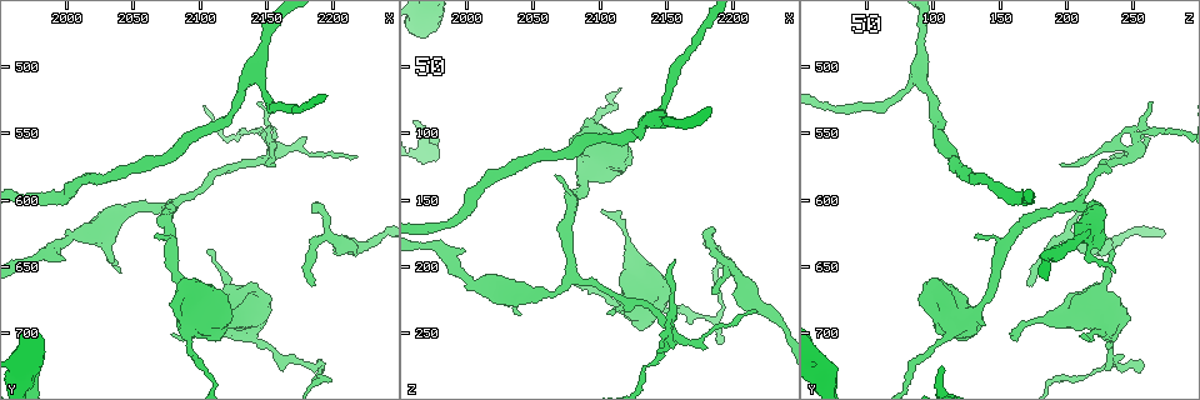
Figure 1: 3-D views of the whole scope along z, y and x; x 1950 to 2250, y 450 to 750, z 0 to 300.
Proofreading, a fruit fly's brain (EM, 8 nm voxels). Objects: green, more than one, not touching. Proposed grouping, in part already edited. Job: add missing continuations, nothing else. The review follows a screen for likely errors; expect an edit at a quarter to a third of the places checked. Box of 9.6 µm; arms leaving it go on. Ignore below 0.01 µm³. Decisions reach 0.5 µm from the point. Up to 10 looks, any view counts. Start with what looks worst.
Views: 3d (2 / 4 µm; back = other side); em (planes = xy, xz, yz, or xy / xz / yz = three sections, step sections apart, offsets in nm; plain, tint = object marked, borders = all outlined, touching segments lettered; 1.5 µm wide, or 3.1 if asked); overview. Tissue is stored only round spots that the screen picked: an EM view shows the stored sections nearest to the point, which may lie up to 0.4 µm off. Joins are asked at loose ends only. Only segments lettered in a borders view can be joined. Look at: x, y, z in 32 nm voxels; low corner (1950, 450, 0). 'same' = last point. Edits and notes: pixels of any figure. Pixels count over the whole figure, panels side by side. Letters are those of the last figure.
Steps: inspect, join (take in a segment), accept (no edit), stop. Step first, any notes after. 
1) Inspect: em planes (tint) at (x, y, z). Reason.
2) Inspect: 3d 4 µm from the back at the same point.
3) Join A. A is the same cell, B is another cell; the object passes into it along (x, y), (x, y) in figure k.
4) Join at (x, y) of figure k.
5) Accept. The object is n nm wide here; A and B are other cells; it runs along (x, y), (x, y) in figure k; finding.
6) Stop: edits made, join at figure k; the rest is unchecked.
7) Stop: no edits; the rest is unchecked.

Inspect: em planes (tint) at (2186, 664, 170). Branch stops here.

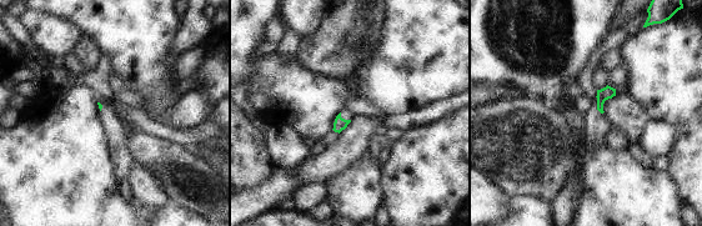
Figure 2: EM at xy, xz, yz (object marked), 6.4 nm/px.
Inspect: em planes (borders) at the same point. See the neighbours.

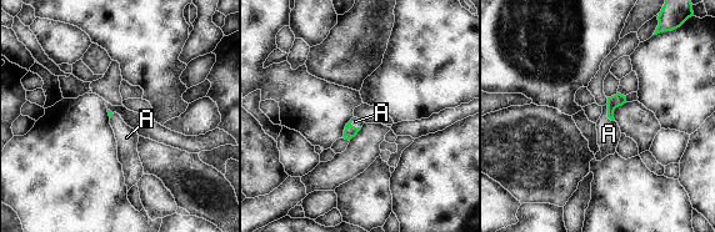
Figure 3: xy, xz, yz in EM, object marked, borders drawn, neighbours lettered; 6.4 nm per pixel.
Join A. A is the same cell; the object passes into it along (618, 100), (608, 112), (609, 134) in figure 3; the neuron continues.

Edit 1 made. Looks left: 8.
Inspect: overview.

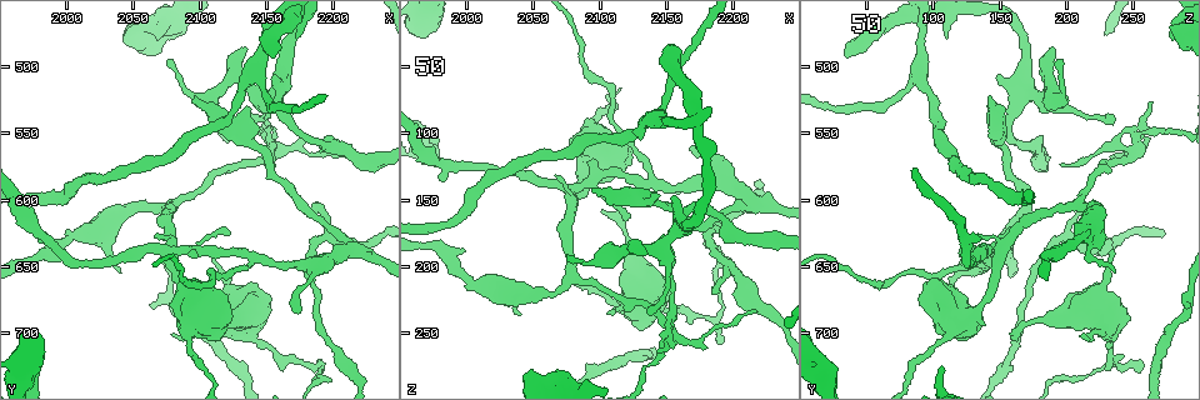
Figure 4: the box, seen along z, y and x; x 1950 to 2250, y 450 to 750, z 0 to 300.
Inspect: 3d 4 µm at (2182, 606, 220). An open end.

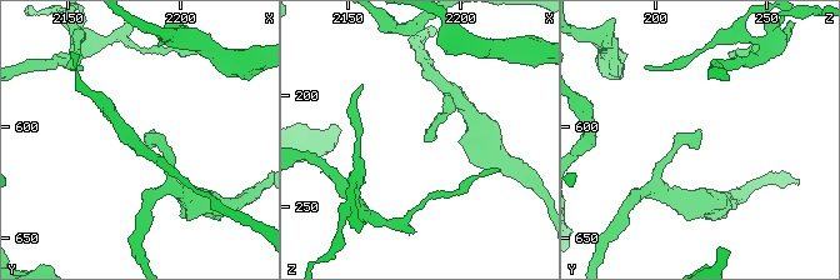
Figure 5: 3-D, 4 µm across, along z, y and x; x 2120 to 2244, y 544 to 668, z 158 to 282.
Inspect: em planes (borders) at (2184, 607, 220).

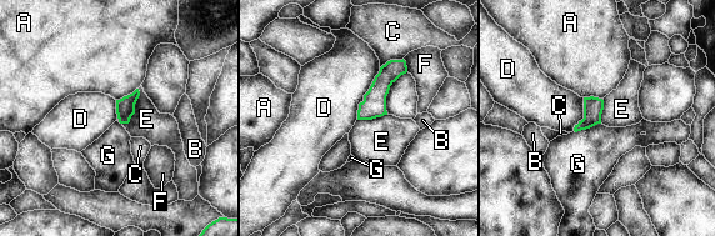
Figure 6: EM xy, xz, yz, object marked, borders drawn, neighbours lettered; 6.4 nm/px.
Accept. A, B, C, D, E, F and G are other cells; a border runs along (380, 68), (359, 104), (356, 119) in figure 6; no lettered segment goes on from it.

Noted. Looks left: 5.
Inspect: 3d 4 µm at (1974, 724, 106). Free end.

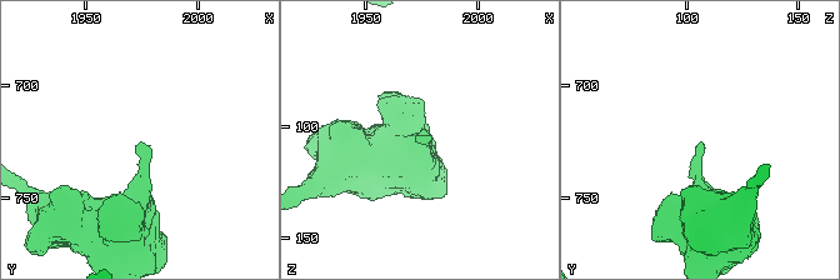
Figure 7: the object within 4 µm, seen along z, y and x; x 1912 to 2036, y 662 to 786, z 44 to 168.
Inspect: em planes (borders) at (1972, 725, 106). Need the tissue.

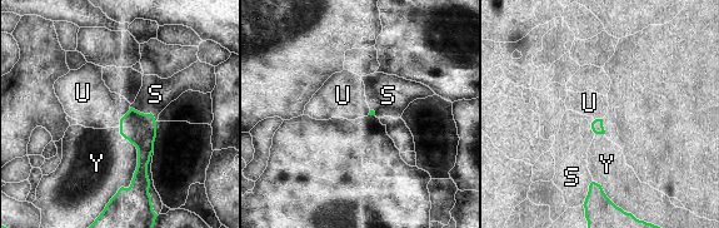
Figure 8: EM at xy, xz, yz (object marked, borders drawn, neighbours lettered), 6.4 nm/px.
Accept. The longest contact is with Y, 460 nm; S, U and Y are other cells; a border runs along (130, 108), (120, 119), (119, 127) in figure 8; none of them fits.

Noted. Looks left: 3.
Inspect: 3d 4 µm at (2104, 640, 234). Free end.

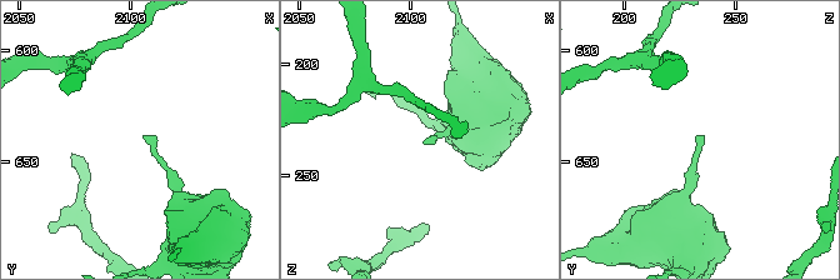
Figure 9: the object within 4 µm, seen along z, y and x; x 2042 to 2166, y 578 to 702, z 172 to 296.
Inspect: em planes (tint) at (2105, 639, 235). Now the EM.

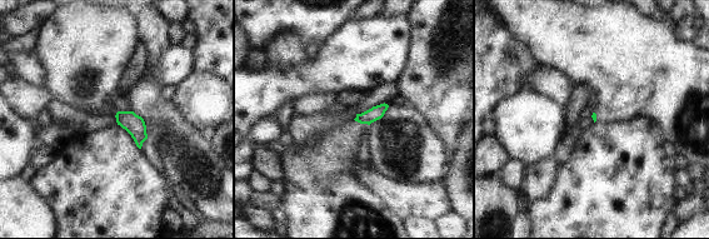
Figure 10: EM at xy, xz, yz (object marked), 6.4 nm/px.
Inspect: em planes (borders) at the same point. What lies round it.

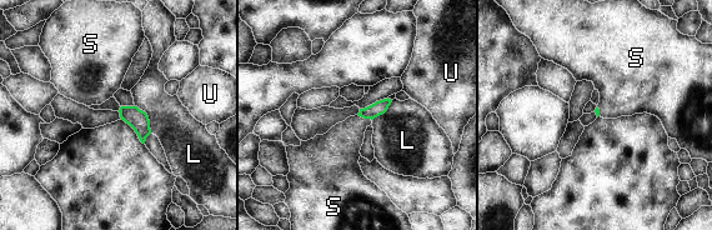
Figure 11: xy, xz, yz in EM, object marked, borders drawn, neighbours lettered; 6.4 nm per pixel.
Join S. S is the same cell, L and U are other cells; the object passes into it along (379, 108), (365, 118), (340, 146) in figure 11; it goes on there.

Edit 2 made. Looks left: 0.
Stop: edits made, join at figure 3, join at figure 11; the rest is unchecked.

